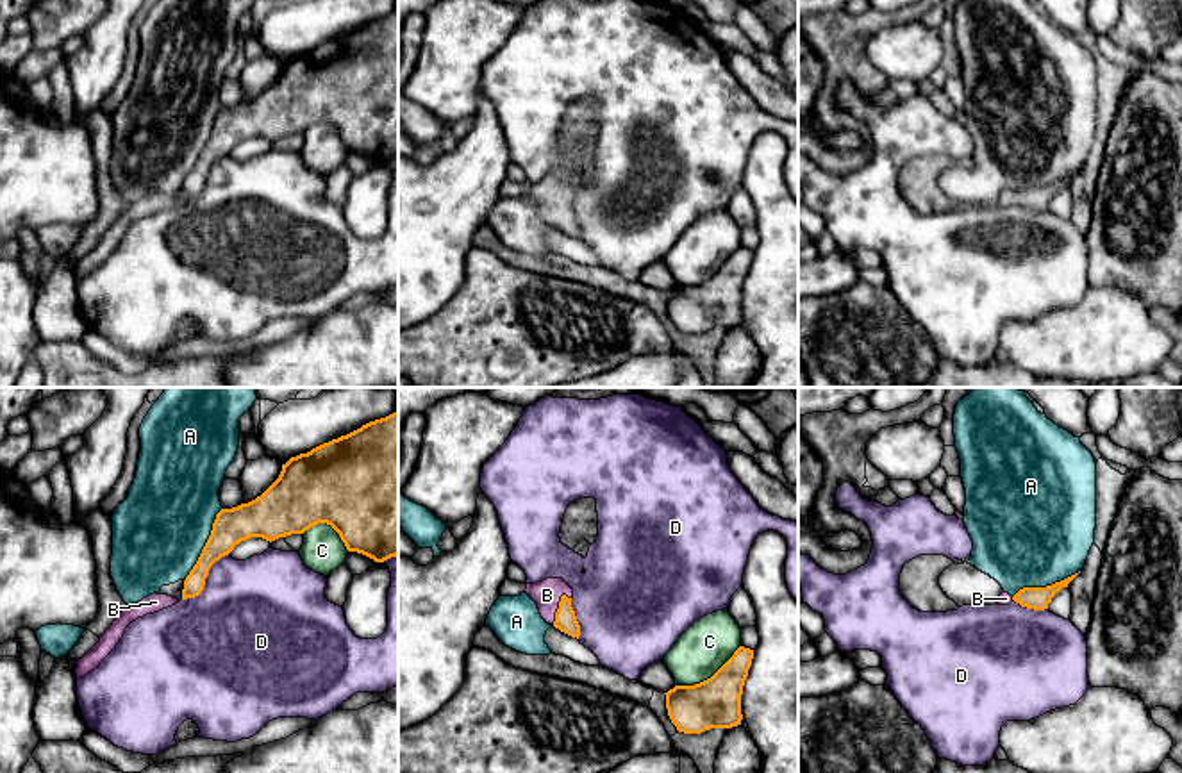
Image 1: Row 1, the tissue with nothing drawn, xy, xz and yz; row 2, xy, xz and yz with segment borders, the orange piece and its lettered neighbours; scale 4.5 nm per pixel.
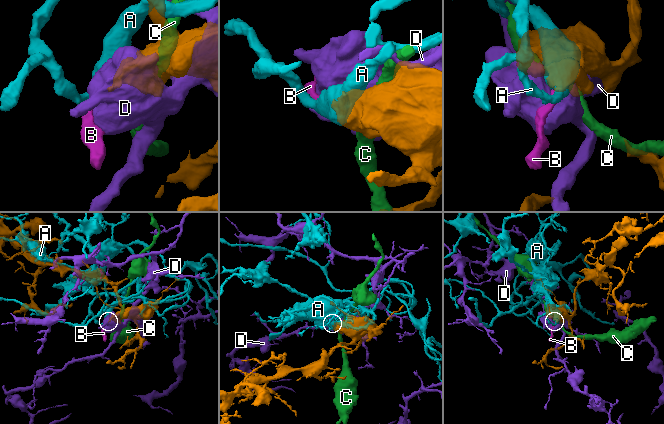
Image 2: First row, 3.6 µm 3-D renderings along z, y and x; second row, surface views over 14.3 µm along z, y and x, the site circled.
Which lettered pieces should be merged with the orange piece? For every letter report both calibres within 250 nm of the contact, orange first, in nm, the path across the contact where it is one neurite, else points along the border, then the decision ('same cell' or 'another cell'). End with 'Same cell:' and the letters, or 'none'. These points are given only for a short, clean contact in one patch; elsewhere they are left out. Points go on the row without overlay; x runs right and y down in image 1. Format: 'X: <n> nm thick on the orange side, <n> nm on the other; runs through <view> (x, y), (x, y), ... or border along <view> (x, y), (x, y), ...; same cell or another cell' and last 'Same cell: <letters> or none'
A: 160 nm thick on the orange side, 420 nm on the other; another cell
B: 100 nm thick on the orange side, 120 nm on the other; runs through xz (566, 222), (557, 209), (547, 195); same cell
C: 220 nm thick on the orange side, 220 nm on the other; another cell
D: 140 nm thick on the orange side, 460 nm on the other; another cell
Same cell: B

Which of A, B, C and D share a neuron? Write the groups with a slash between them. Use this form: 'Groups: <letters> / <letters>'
Groups: A / B / C / D

